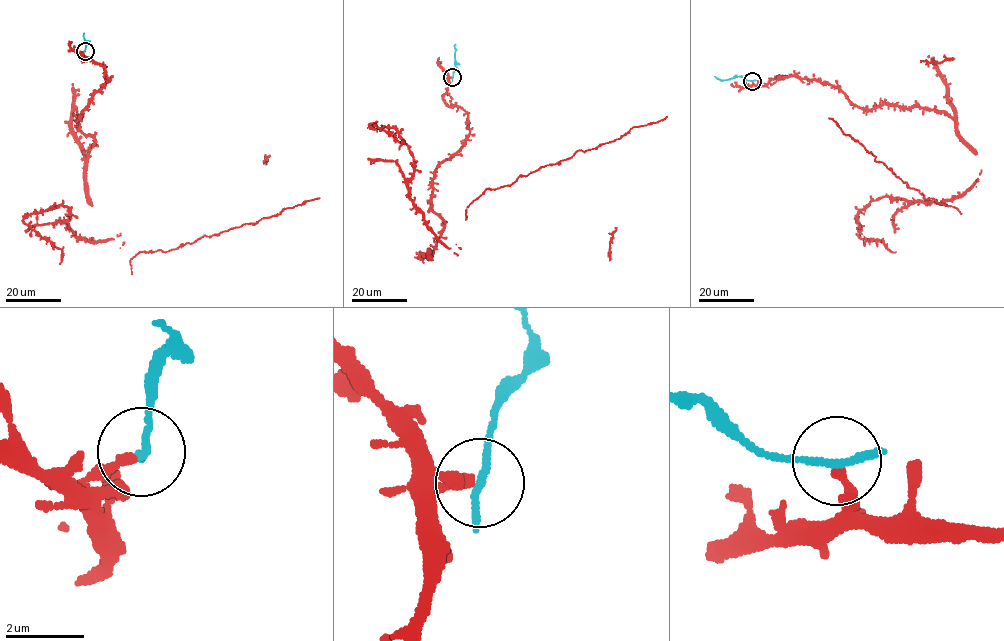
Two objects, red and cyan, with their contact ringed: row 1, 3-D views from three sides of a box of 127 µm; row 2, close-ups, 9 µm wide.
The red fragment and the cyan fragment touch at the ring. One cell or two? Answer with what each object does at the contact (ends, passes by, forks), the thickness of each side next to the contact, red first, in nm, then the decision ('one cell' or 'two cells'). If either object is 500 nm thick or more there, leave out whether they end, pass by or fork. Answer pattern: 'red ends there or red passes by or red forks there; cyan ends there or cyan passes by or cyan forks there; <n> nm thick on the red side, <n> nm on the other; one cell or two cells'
red ends there; cyan ends there; 240 nm thick on the red side, 240 nm on the other; two cells

